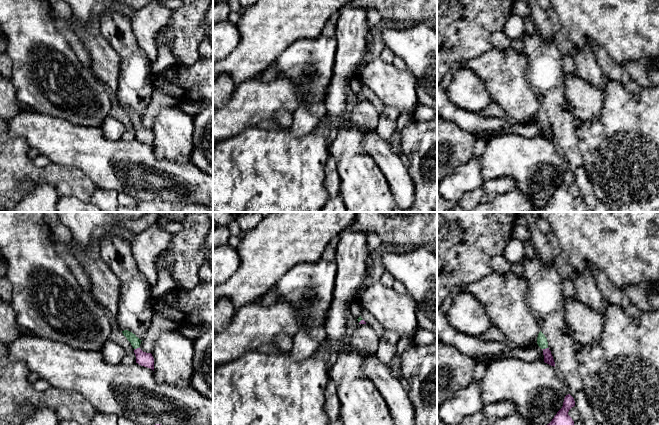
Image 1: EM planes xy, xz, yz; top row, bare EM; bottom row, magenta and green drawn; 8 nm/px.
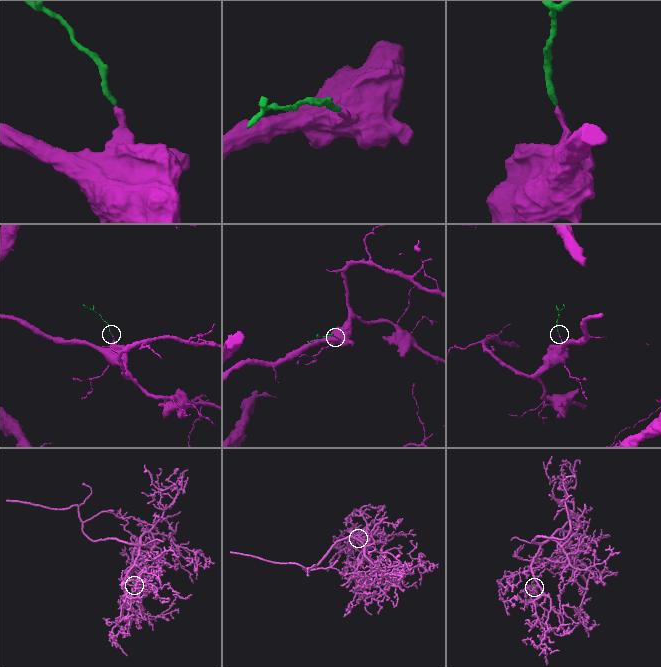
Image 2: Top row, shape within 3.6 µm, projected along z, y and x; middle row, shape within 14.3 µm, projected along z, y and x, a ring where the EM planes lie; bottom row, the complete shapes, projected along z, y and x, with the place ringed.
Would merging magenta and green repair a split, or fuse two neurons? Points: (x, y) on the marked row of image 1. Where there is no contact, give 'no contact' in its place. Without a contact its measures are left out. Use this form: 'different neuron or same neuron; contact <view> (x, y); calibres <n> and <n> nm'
same neuron; contact yz (546, 348); calibres 80 and 80 nm

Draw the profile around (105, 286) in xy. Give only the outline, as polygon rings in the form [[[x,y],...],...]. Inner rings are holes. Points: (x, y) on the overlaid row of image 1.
[[[79,256],[83,270],[91,282],[91,292],[97,303],[107,313],[116,317],[120,296],[120,280],[100,258]]]

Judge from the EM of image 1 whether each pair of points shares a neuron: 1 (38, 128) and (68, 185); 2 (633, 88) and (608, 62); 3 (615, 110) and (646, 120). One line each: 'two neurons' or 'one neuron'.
1: two neurons
2: one neuron
3: one neuron

